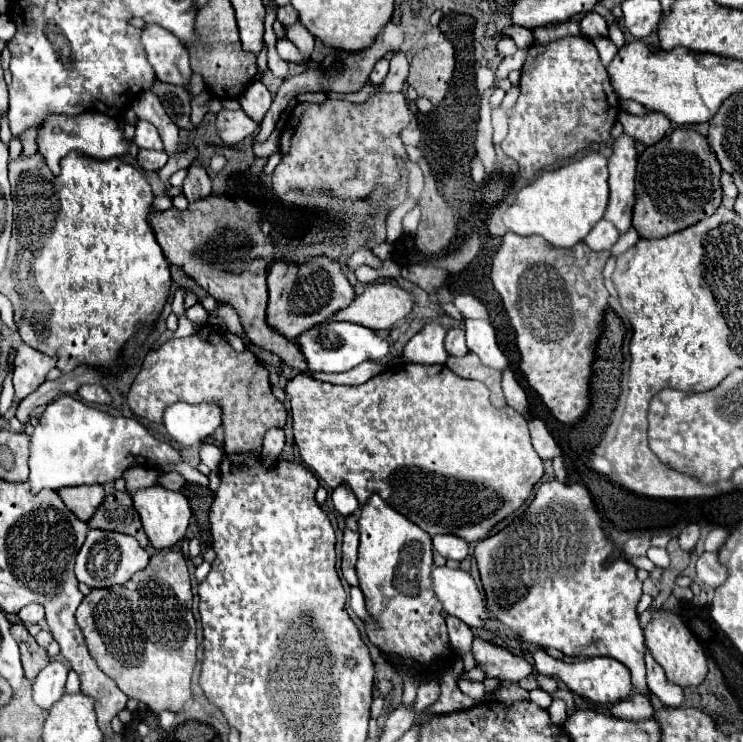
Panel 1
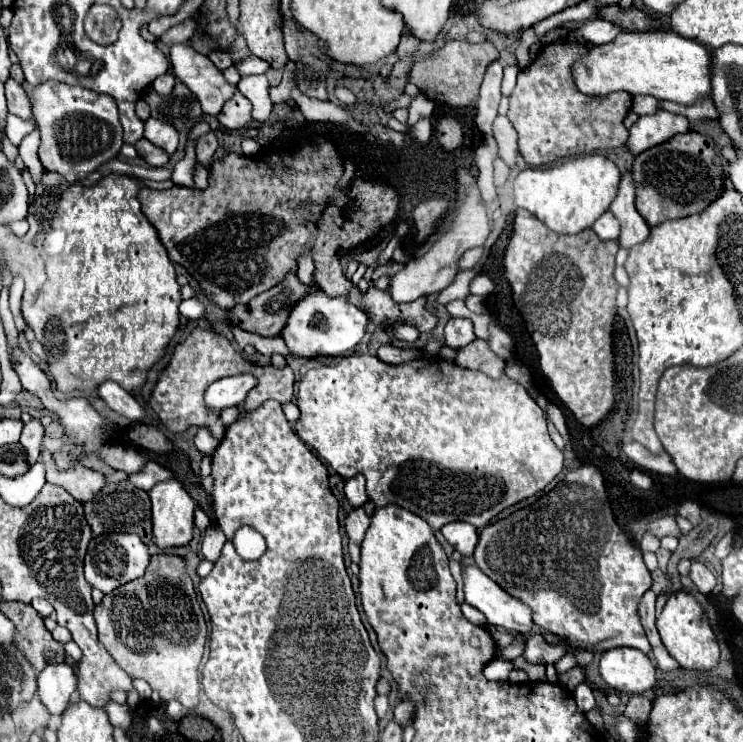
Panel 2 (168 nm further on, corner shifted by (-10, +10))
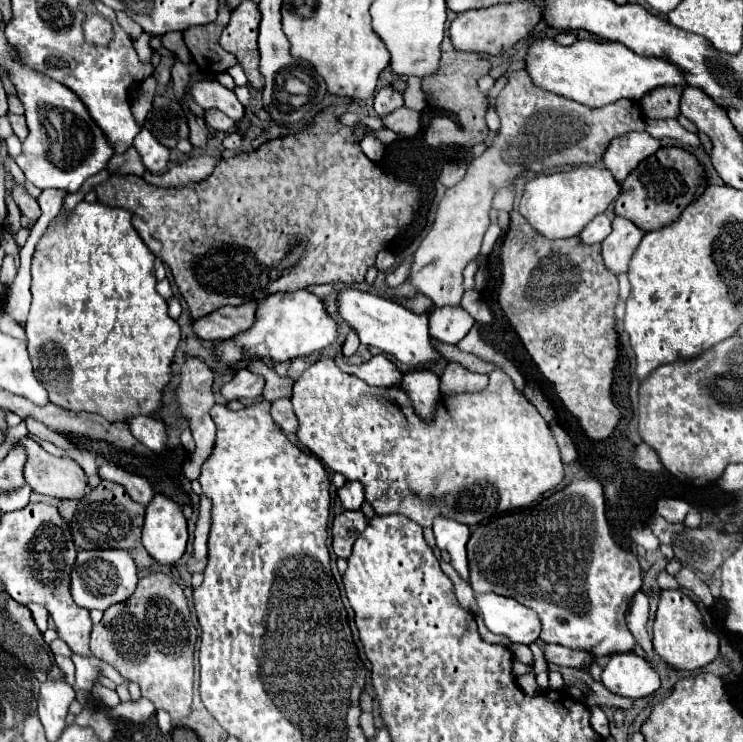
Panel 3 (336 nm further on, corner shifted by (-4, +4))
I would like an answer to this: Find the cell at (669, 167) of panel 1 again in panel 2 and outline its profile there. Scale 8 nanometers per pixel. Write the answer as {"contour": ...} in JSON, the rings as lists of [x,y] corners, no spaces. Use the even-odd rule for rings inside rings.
{"contour":[[[684,132],[636,156],[632,166],[632,176],[636,182],[636,208],[650,226],[704,212],[722,196],[724,170],[716,148],[718,144],[710,136],[700,132]]]}

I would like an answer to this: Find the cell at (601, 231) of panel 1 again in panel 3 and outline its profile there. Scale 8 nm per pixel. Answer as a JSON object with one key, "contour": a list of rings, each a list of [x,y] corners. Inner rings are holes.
{"contour":[[[598,214],[580,232],[580,240],[584,244],[596,244],[596,242],[602,242],[608,234],[610,234],[610,218],[606,214]]]}

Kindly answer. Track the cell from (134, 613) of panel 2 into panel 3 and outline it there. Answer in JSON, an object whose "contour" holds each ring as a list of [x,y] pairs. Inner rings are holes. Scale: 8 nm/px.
{"contour":[[[150,574],[138,582],[136,592],[122,604],[114,604],[104,612],[100,624],[92,630],[90,650],[96,658],[112,664],[124,678],[136,682],[142,690],[142,696],[148,698],[158,710],[166,710],[172,718],[186,718],[192,706],[192,678],[194,678],[194,644],[198,632],[192,624],[190,610],[182,588],[166,574]]]}

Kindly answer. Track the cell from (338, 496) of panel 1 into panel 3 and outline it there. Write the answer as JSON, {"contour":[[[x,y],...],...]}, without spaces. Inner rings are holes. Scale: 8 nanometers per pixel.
{"contour":[[[346,482],[340,490],[338,496],[342,500],[342,506],[346,510],[360,510],[362,502],[364,502],[364,490],[360,482]]]}

